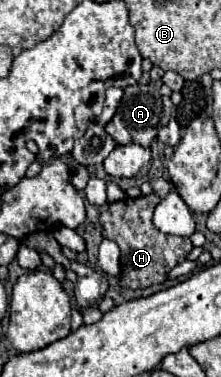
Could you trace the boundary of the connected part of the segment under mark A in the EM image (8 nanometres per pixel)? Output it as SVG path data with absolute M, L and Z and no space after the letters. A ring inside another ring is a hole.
M135 84L135 86L125 88L123 100L121 100L115 116L107 122L105 130L117 144L135 142L135 144L149 148L157 136L159 126L163 126L163 124L167 124L167 110L163 108L163 96L159 94L159 90L151 84Z

